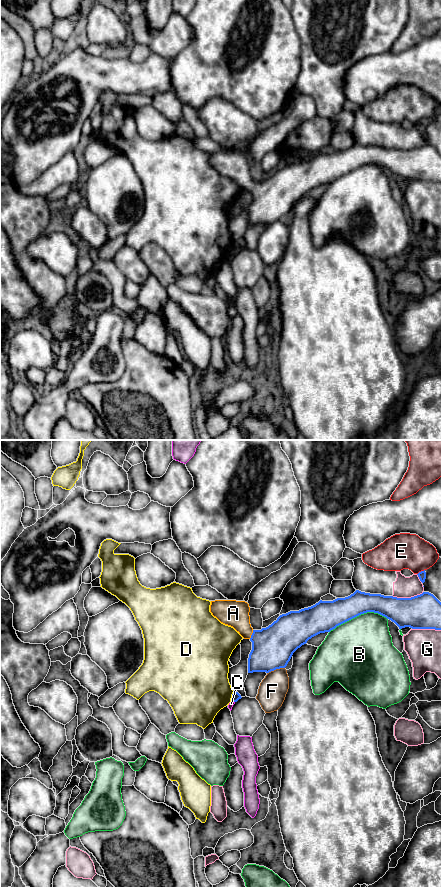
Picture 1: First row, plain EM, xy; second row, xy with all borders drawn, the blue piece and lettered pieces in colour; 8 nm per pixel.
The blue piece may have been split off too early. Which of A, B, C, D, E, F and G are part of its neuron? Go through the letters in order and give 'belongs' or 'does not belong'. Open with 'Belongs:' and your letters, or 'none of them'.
Belongs: A
A: belongs
B: does not belong
C: does not belong
D: does not belong
E: does not belong
F: does not belong
G: does not belong

